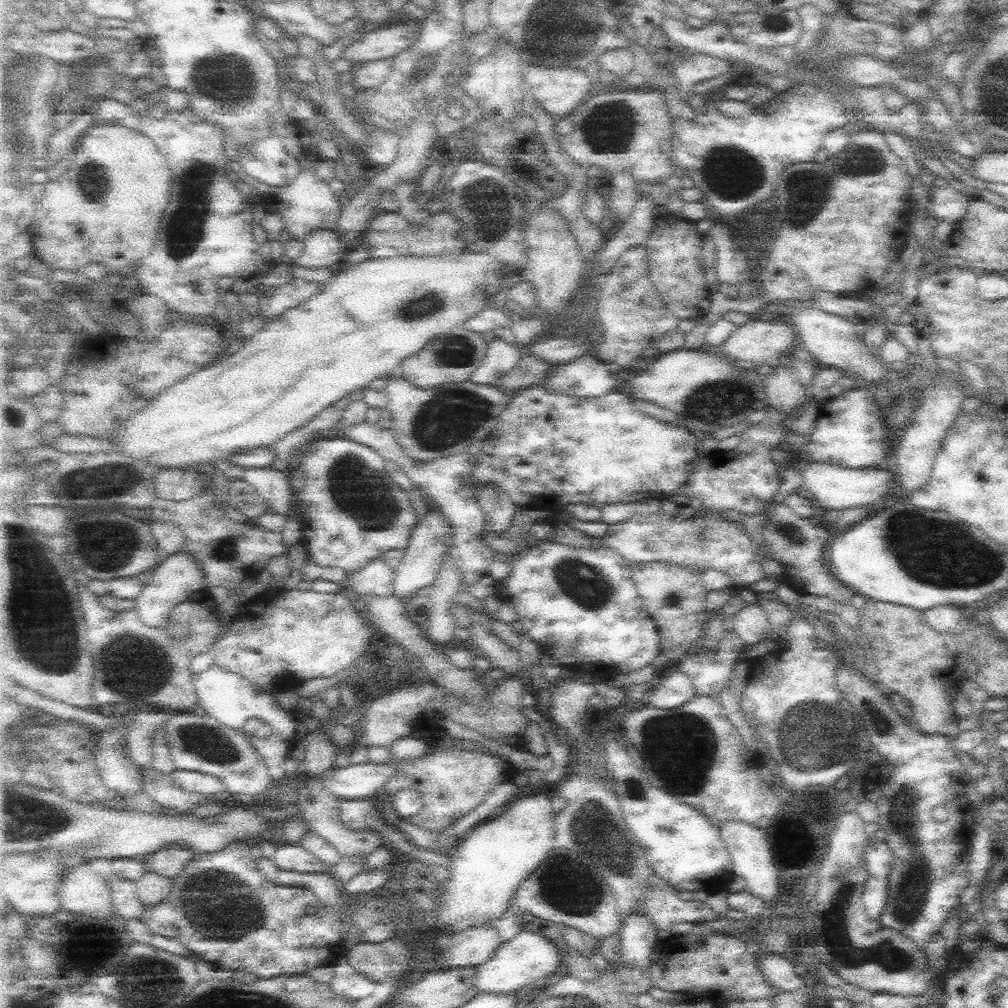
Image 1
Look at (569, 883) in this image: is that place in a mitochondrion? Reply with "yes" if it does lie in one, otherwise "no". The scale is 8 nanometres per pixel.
yes

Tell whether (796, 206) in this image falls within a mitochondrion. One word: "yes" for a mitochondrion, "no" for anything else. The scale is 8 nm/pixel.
yes

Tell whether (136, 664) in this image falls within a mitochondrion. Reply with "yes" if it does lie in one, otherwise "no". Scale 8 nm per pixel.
yes

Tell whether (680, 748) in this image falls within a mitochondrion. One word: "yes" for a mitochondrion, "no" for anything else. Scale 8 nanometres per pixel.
yes

